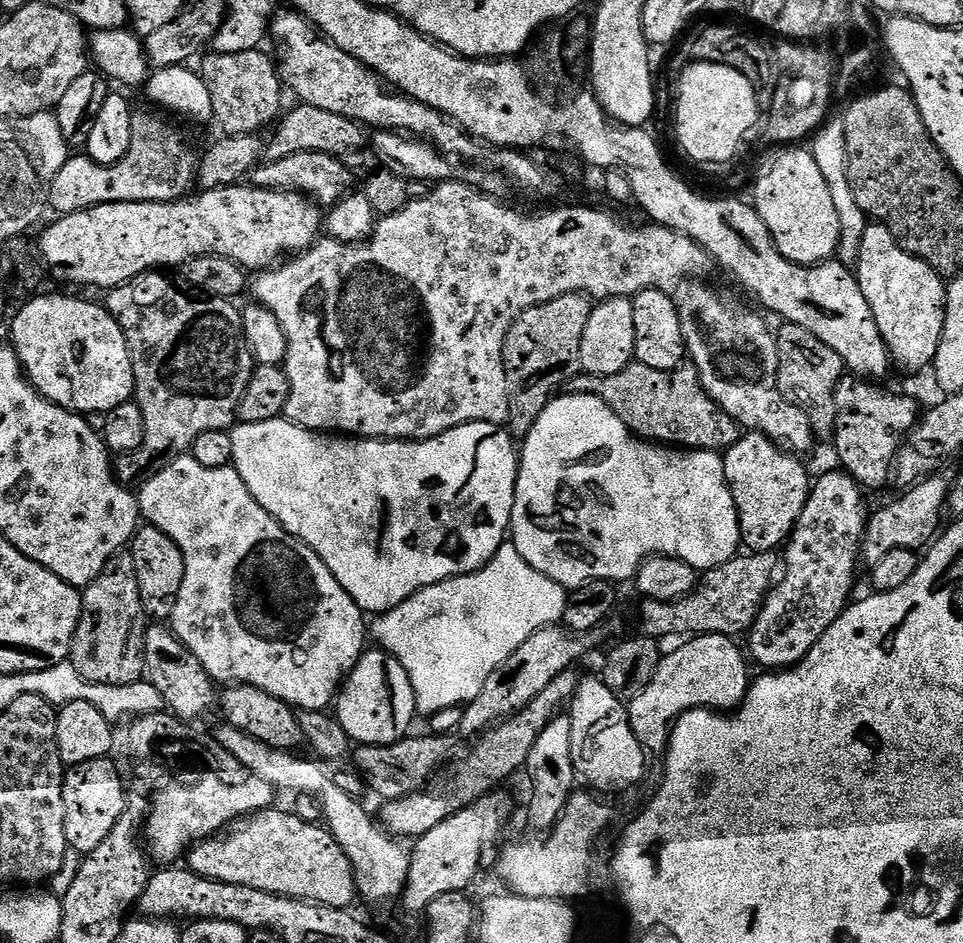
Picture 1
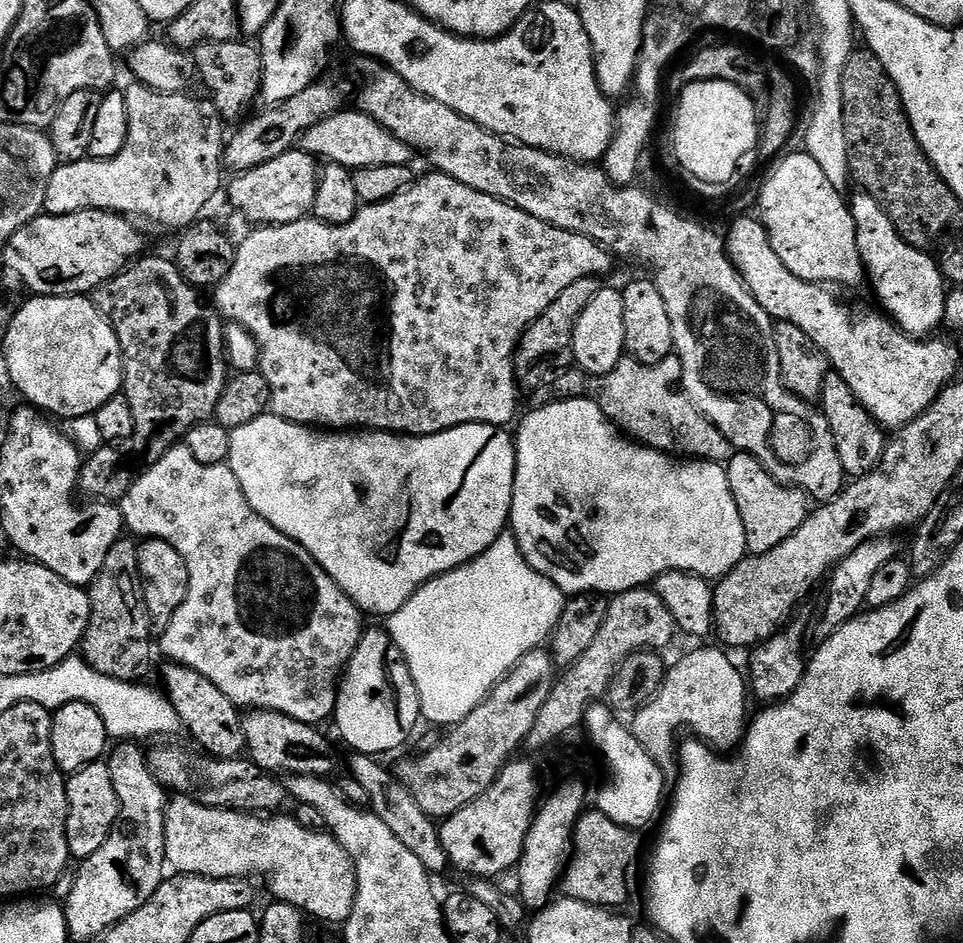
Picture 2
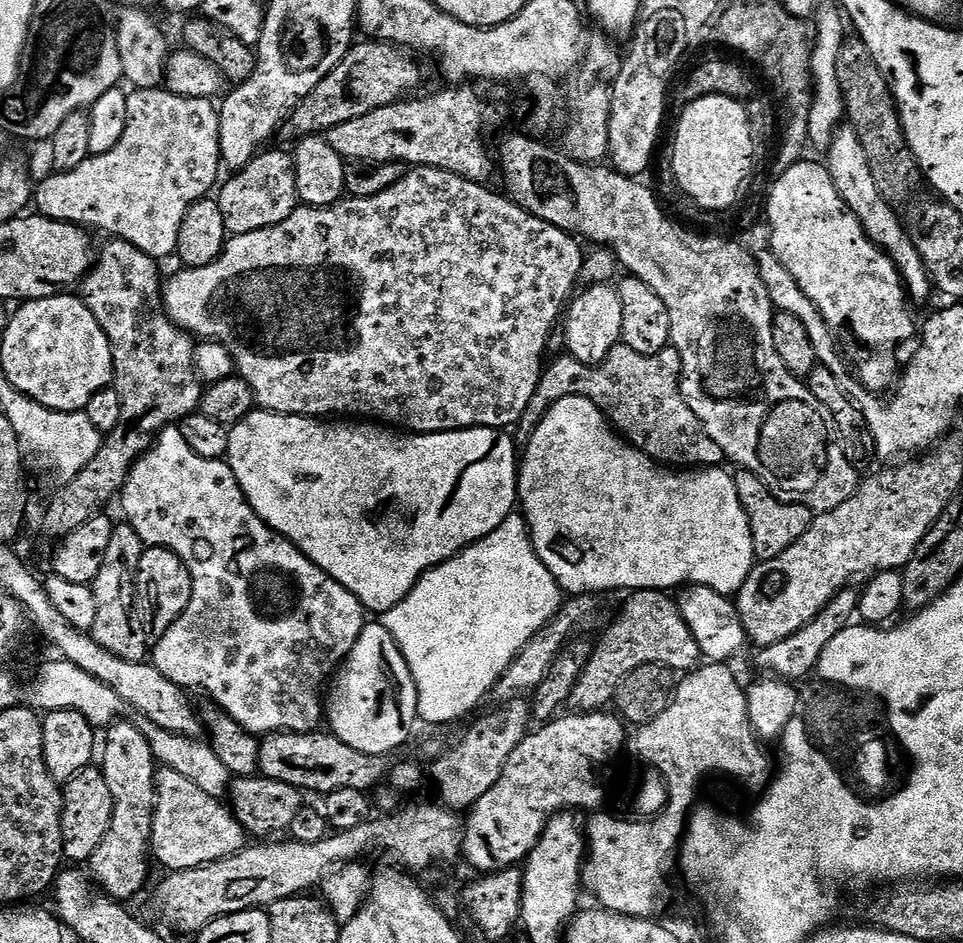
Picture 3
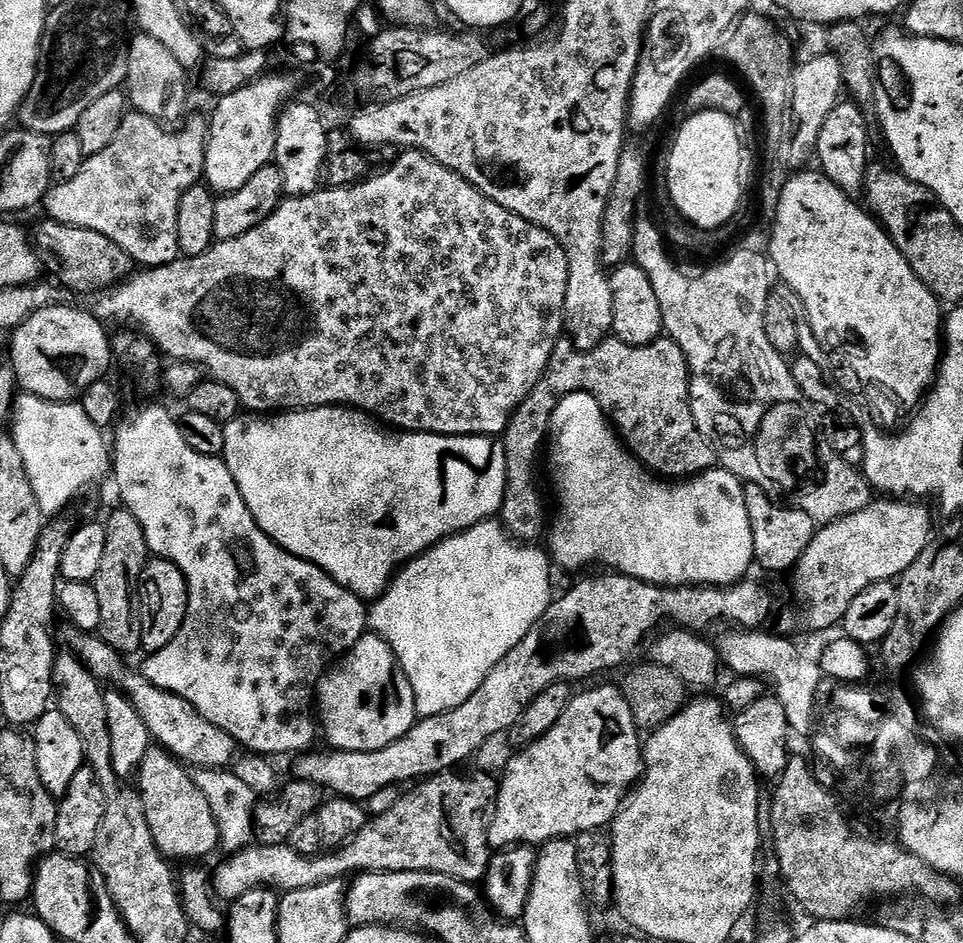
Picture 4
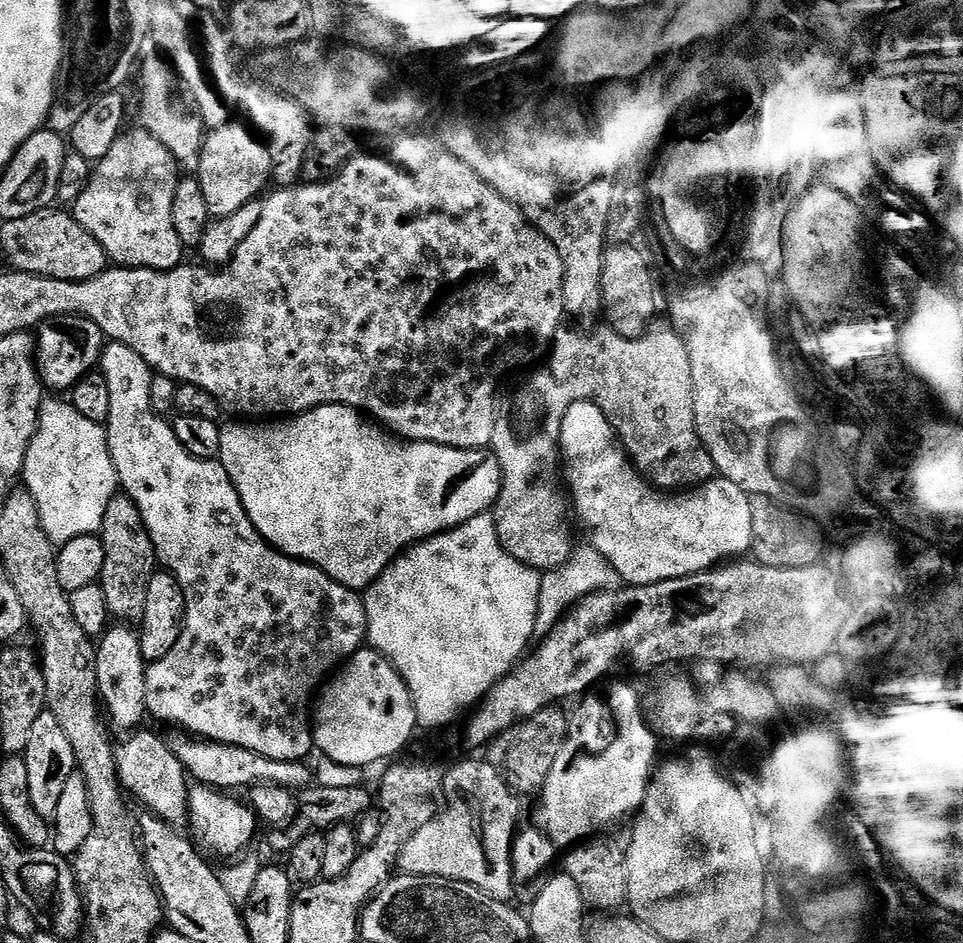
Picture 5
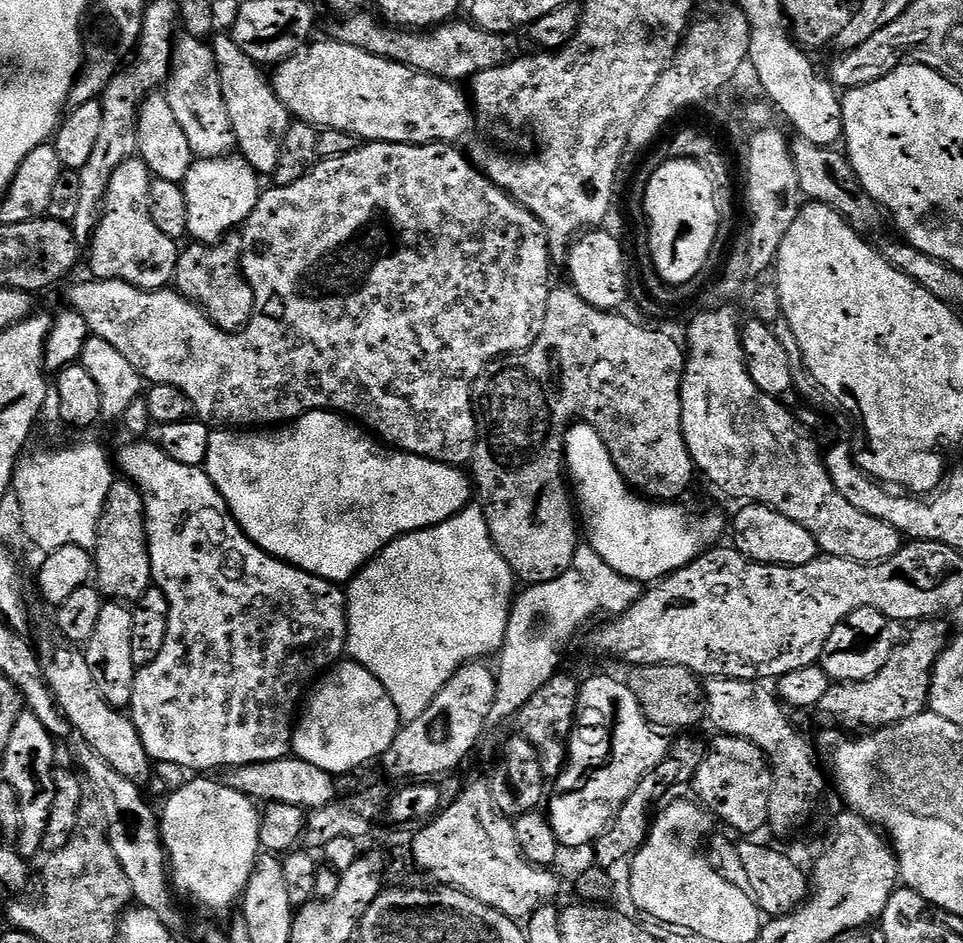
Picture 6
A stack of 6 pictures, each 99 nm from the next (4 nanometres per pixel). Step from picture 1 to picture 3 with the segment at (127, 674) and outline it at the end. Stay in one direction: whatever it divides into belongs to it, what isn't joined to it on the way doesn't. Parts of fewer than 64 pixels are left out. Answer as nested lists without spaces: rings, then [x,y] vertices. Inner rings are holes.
[[[127,522],[117,523],[110,534],[102,566],[90,585],[94,602],[98,606],[98,614],[94,614],[94,626],[90,629],[90,635],[94,642],[98,642],[98,646],[110,650],[110,654],[118,654],[118,658],[126,658],[126,662],[145,662],[150,656],[150,641],[134,611],[138,561],[142,559],[145,547],[142,538],[138,538],[136,531]]]

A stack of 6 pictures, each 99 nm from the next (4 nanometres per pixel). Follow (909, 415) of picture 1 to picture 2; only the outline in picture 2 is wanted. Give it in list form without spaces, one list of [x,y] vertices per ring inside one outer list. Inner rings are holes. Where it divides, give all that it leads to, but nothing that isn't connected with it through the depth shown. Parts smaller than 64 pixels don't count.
[[[829,371],[818,397],[819,407],[830,422],[830,430],[834,434],[834,446],[838,446],[838,458],[842,458],[842,466],[849,477],[859,478],[872,471],[880,463],[886,443],[885,429],[861,406],[858,398],[846,386],[844,379],[835,372]]]

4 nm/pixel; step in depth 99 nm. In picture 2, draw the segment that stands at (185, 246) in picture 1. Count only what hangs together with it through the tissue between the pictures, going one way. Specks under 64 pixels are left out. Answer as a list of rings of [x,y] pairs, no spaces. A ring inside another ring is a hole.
[[[82,210],[65,216],[41,214],[8,240],[2,250],[4,264],[29,288],[33,297],[91,294],[105,280],[119,276],[145,251],[144,236],[135,226],[129,217],[118,212]]]

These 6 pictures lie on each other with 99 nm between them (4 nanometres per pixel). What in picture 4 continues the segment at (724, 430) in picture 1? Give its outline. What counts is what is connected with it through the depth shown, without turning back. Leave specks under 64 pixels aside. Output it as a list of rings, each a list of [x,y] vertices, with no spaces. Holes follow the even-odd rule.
[[[562,338],[550,354],[544,376],[532,387],[528,397],[512,413],[508,428],[502,434],[506,450],[506,490],[498,516],[505,529],[521,542],[536,542],[545,535],[544,500],[536,485],[536,463],[542,456],[536,453],[536,440],[547,441],[552,427],[552,415],[561,398],[575,392],[590,394],[602,406],[621,441],[630,449],[633,456],[653,473],[664,478],[687,478],[698,476],[717,467],[716,447],[700,433],[694,422],[692,402],[688,398],[688,363],[682,350],[670,338],[661,338],[646,346],[630,346],[615,338],[604,340],[598,346],[583,352],[575,348],[571,340]]]

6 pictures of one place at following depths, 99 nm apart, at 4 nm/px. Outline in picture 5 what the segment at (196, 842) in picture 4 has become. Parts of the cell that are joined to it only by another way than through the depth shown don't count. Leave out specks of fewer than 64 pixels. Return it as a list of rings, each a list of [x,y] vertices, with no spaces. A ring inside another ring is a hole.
[[[137,730],[127,738],[115,745],[116,753],[116,777],[120,780],[120,787],[129,797],[131,795],[136,800],[141,800],[145,804],[147,811],[155,816],[157,820],[164,820],[173,826],[188,824],[188,794],[190,791],[190,780],[186,775],[182,762],[172,753],[172,745],[167,739],[155,736],[152,732]]]

